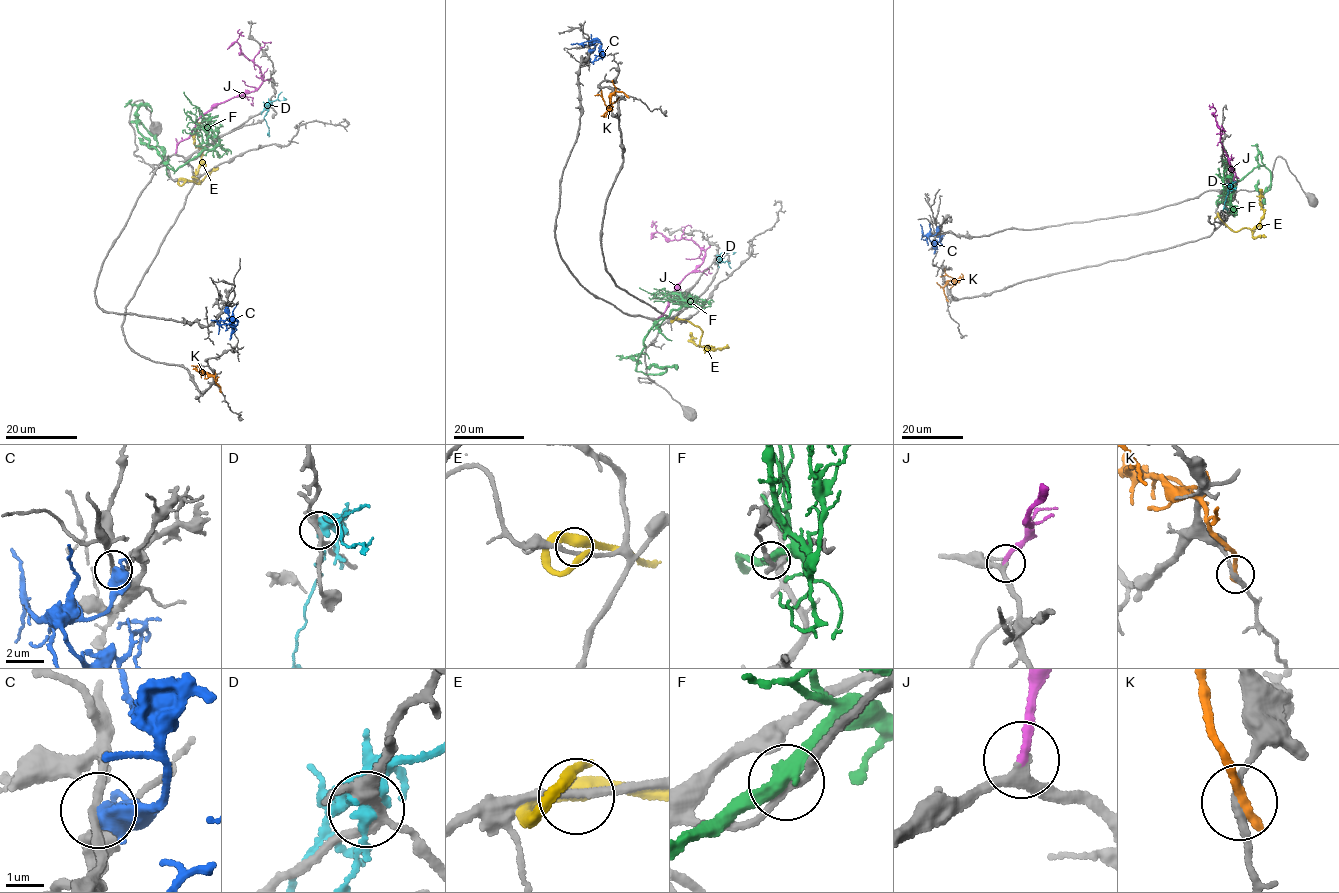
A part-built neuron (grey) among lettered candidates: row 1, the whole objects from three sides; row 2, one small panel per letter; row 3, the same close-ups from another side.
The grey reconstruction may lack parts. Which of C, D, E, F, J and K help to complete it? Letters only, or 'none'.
J

